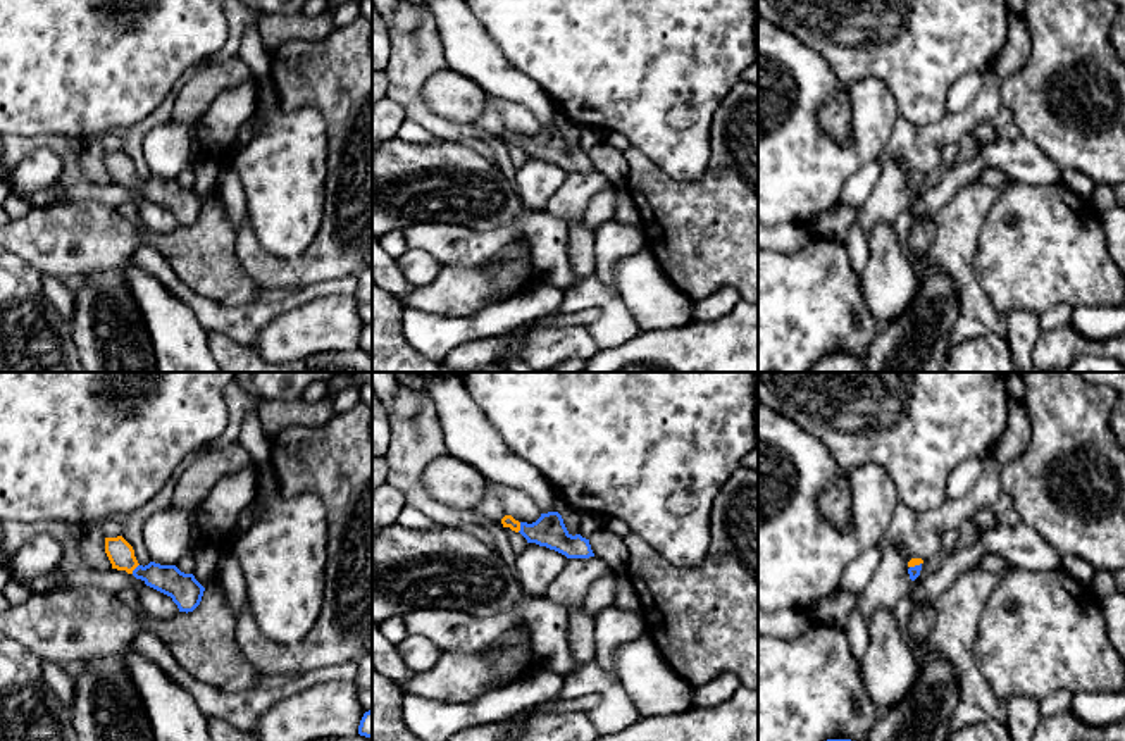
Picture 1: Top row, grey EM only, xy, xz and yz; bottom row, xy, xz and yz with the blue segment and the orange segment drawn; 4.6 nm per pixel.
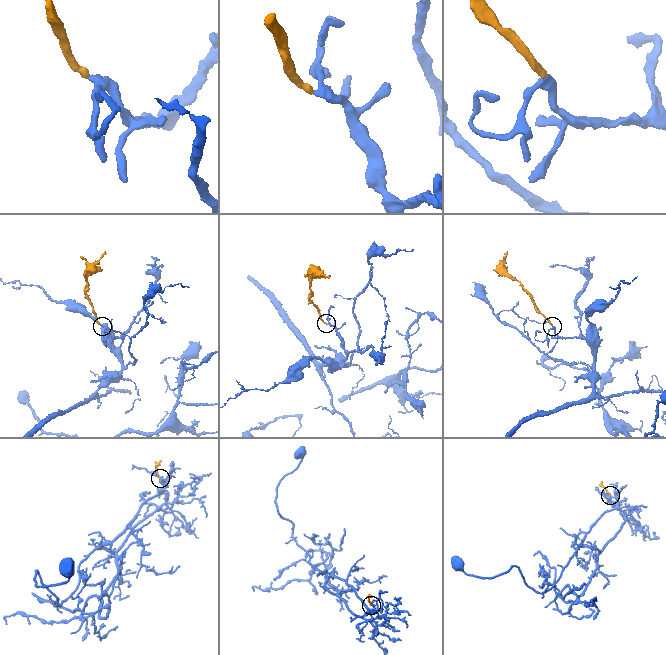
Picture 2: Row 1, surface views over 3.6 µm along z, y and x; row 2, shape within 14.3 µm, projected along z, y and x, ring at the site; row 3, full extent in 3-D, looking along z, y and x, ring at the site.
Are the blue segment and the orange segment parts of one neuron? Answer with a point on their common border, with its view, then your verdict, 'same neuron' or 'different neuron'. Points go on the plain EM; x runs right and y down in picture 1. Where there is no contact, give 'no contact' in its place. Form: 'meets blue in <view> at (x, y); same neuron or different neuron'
meets blue in xz at (521, 142); same neuron

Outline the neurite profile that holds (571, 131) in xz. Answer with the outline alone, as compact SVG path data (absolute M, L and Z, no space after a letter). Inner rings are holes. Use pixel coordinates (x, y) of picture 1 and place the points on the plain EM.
M555 103L555 122L556 126L562 129L563 138L569 145L569 148L575 150L581 145L581 126L577 126L575 122L572 122L563 112L562 109Z

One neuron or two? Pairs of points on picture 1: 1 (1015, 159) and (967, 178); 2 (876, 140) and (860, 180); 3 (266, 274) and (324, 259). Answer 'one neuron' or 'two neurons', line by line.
1: one neuron
2: two neurons
3: one neuron

